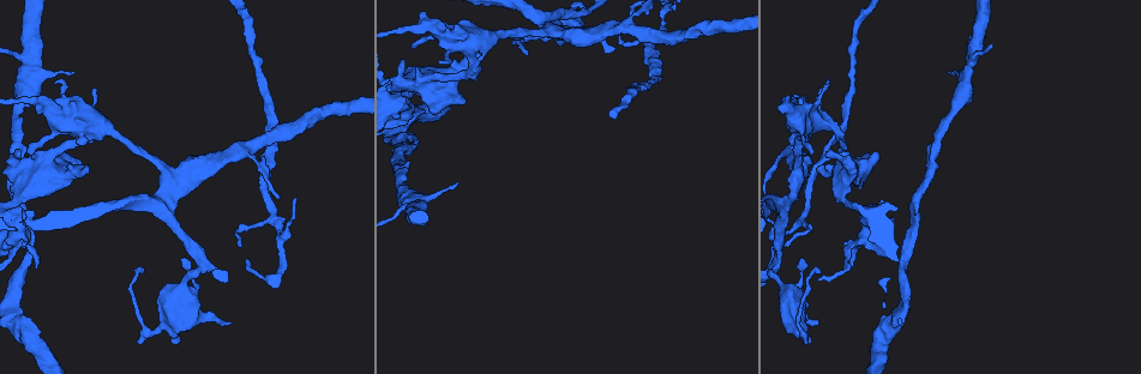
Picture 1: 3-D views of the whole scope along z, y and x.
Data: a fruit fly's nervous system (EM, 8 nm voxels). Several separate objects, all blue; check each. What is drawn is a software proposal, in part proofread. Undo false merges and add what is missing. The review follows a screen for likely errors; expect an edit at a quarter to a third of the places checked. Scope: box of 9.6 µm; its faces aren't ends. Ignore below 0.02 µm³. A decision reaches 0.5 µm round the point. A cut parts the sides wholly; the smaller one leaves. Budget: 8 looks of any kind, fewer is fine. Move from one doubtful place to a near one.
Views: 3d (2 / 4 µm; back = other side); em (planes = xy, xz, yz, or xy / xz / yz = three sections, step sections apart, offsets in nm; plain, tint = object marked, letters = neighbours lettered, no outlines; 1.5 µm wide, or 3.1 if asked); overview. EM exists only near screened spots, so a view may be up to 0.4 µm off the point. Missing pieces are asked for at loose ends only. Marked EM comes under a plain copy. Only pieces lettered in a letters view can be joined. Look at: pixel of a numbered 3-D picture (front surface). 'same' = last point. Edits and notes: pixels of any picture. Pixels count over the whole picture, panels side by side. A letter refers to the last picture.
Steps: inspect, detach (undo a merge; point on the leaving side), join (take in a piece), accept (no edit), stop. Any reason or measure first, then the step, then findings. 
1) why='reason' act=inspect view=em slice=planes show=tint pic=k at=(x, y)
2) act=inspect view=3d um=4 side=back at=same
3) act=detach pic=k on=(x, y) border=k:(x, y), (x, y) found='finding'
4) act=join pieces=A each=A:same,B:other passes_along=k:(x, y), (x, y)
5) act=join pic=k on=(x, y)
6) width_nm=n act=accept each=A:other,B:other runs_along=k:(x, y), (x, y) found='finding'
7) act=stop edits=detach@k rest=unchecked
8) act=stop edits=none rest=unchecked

why='branch stops here' act=inspect view=3d um=4 pic=1 at=(816, 324)

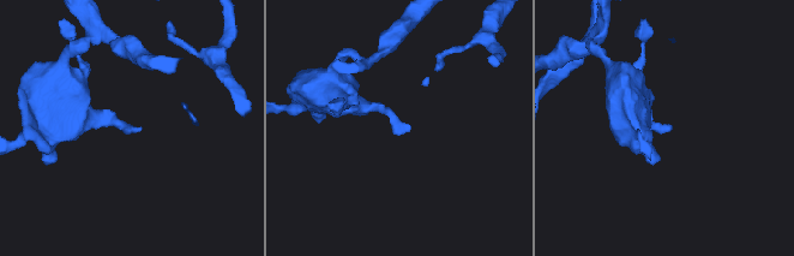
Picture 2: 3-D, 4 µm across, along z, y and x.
act=inspect view=em slice=planes show=letters pic=2 at=(142, 129)

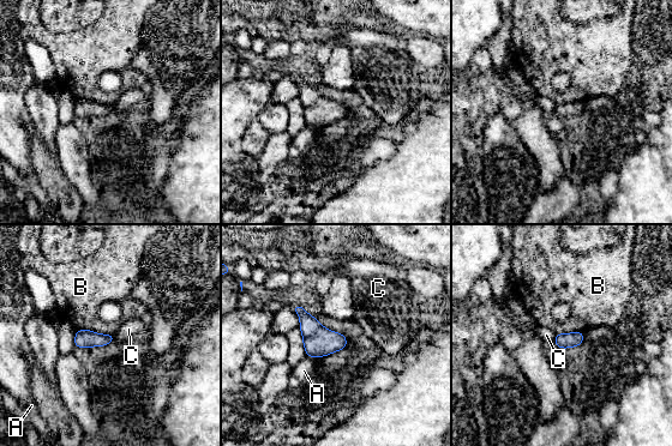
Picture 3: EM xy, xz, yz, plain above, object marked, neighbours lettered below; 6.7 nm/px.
width_nm=100 act=accept each=A:other,B:other,C:other border=3:(317, 319), (341, 332), (348, 344) found='no lettered piece goes on from it'

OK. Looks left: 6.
why='three-way junction' act=inspect view=em slice=yz step=8 show=tint pic=1 at=(798, 177)

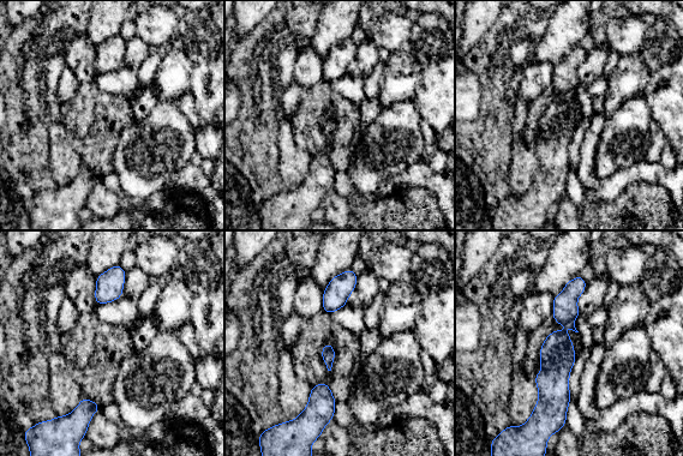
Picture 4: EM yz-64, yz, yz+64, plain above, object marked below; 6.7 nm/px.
why='what lies round it' act=inspect view=em slice=yz step=8 show=letters at=same

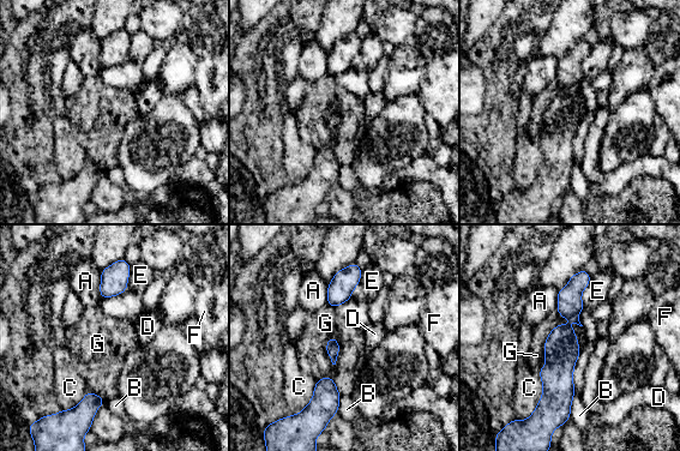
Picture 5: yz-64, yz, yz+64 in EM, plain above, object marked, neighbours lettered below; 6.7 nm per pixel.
longest_contact=G:300nm act=accept each=A:other,B:other,C:other,D:other,E:other,F:other,G:other found='continuous, no second neuron'

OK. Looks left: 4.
why='thick turns thin' act=inspect view=em slice=yz step=8 show=tint pic=1 at=(415, 27)

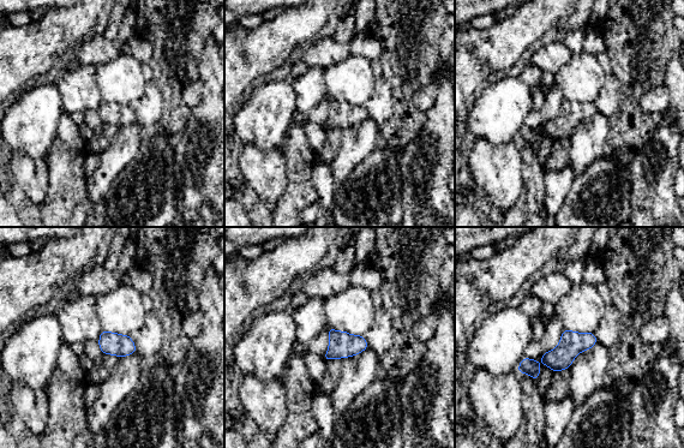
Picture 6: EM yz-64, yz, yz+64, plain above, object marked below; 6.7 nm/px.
why='another direction' act=inspect view=em slice=planes show=letters at=same

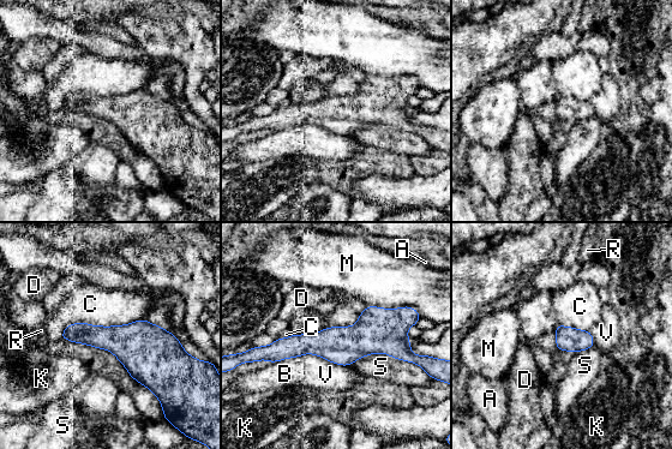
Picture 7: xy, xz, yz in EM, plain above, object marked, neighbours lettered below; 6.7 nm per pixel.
longest_contact=C:600nm act=accept each=A:other,B:other,C:other,D:other,K:other,M:other,R:other,S:other,V:other border=7:(144, 318), (71, 323), (59, 339) found='one neuron here'

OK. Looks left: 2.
act=stop edits=none rest=unchecked

